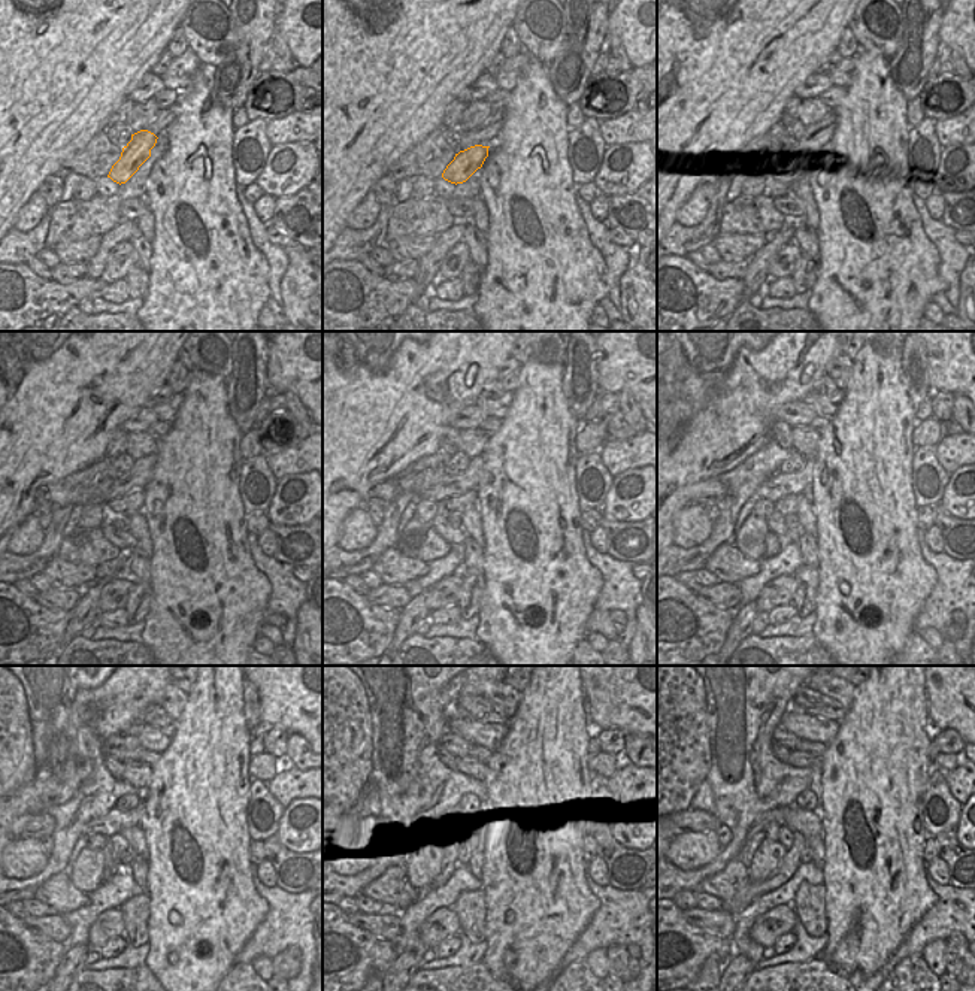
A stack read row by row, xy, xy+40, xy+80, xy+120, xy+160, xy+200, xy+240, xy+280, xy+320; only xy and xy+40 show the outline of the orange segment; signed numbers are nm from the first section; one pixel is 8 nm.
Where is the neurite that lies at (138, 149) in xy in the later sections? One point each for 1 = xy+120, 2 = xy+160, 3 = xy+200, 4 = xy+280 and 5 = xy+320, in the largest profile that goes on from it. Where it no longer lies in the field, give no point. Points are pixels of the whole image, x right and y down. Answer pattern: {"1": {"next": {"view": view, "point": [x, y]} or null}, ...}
{"1": {"next": {"view": "xy+120", "point": [132, 503]}}, "2": {"next": {"view": "xy+160", "point": [459, 503]}}, "3": {"next": {"view": "xy+200", "point": [789, 505]}}, "4": {"next": {"view": "xy+280", "point": [453, 861]}}, "5": {"next": {"view": "xy+320", "point": [790, 863]}}}

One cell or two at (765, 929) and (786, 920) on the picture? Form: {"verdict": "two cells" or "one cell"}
{"verdict": "one cell"}

